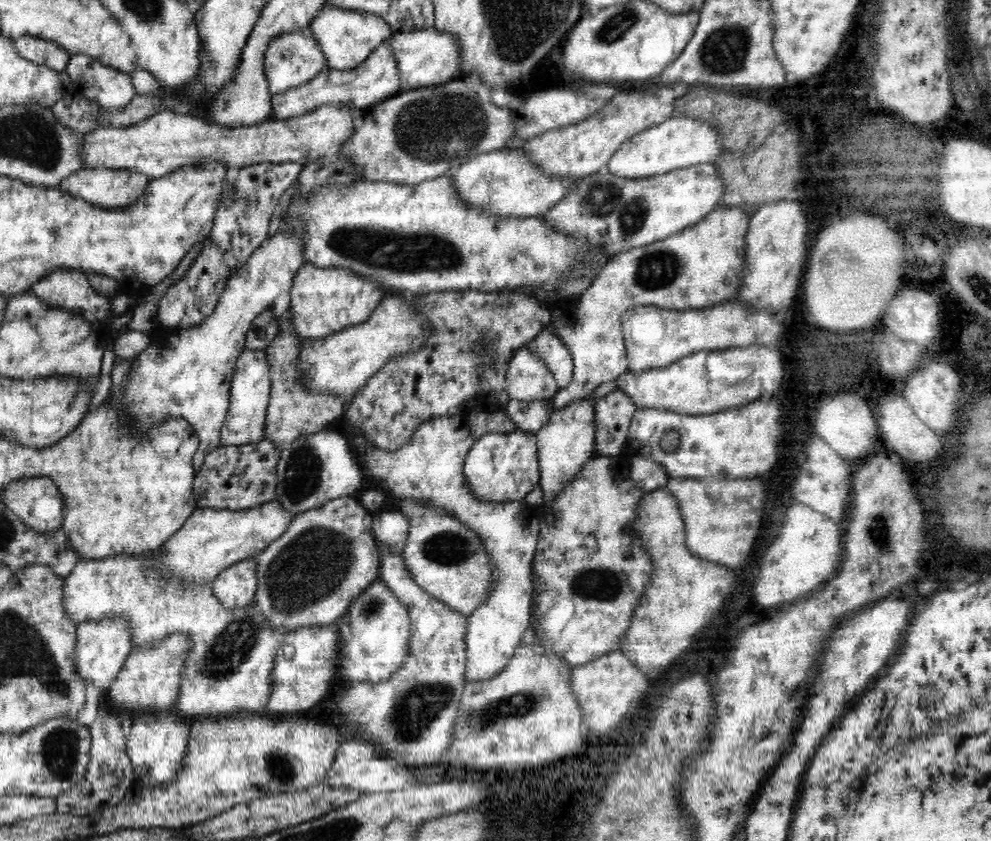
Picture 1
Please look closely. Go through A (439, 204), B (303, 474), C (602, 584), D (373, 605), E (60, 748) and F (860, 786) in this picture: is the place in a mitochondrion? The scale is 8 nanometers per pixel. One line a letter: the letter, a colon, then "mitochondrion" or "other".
A: other
B: mitochondrion
C: mitochondrion
D: mitochondrion
E: mitochondrion
F: other

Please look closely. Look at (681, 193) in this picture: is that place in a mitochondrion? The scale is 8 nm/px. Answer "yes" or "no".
no

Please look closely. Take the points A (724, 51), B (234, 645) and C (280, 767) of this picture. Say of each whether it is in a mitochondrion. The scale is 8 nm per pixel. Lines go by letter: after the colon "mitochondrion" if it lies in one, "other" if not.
A: mitochondrion
B: mitochondrion
C: mitochondrion

